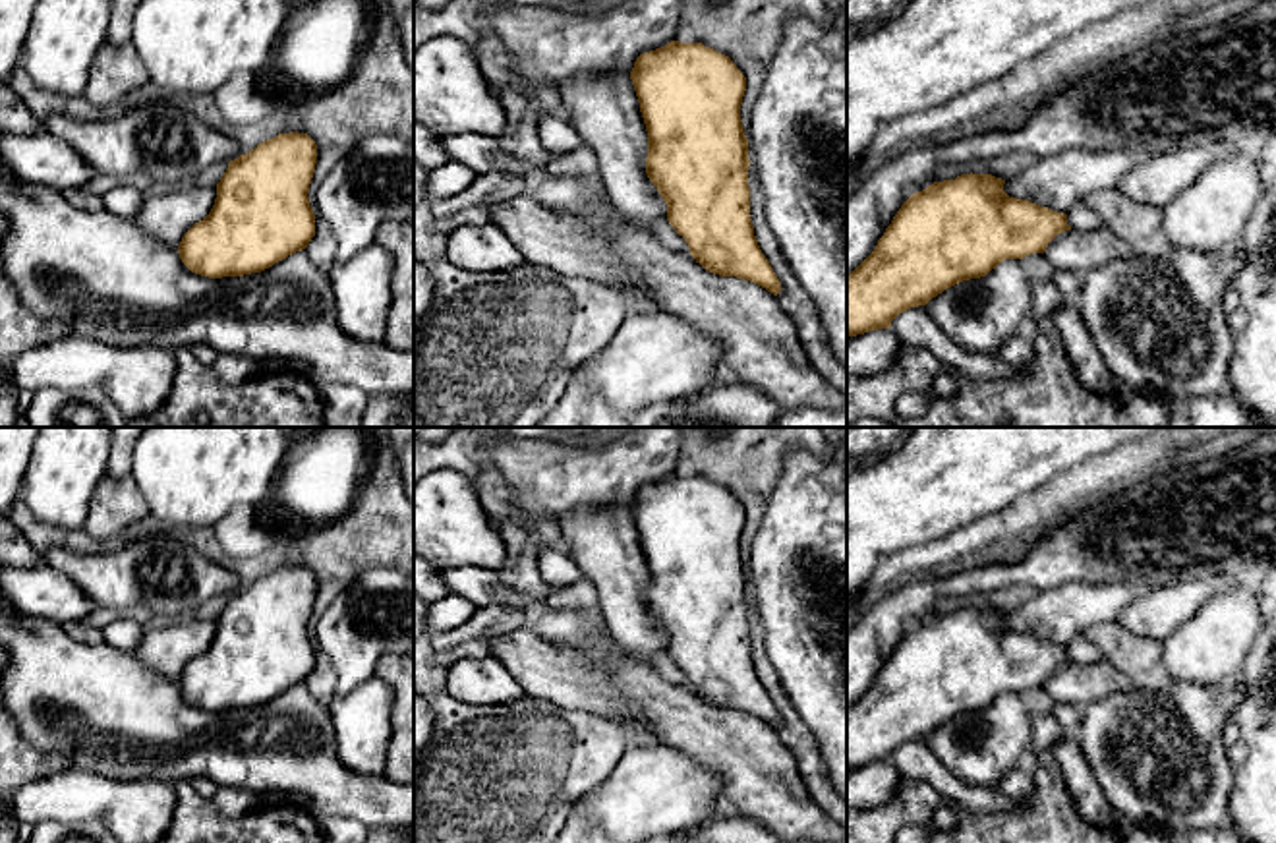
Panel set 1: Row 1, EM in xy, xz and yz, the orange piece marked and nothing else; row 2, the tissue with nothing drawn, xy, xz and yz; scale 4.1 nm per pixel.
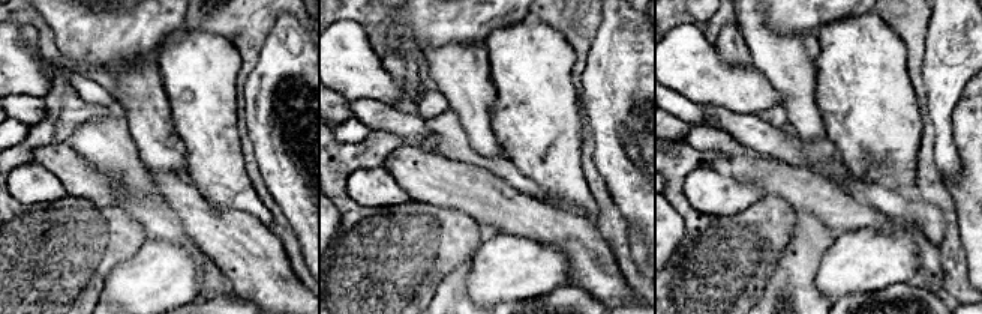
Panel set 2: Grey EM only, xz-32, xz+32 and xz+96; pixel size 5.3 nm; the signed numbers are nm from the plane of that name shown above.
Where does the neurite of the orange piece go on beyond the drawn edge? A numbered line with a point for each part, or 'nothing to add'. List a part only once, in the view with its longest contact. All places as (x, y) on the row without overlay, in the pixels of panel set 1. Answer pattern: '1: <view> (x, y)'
1: xz (606, 546)

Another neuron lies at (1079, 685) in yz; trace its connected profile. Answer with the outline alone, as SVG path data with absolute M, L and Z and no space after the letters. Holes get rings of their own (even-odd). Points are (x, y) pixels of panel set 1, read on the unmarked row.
M1104 661L1088 665L1065 663L1048 677L1042 688L1054 704L1071 704L1083 710L1112 692L1129 690L1135 683Z

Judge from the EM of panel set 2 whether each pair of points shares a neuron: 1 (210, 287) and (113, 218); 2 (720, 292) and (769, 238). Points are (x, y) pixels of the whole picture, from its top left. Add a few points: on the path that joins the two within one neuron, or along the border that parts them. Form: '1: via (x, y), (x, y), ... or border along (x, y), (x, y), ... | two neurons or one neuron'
1: border along (125, 211), (141, 227), (147, 239) | two neurons
2: via (729, 278), (756, 251) | one neuron

